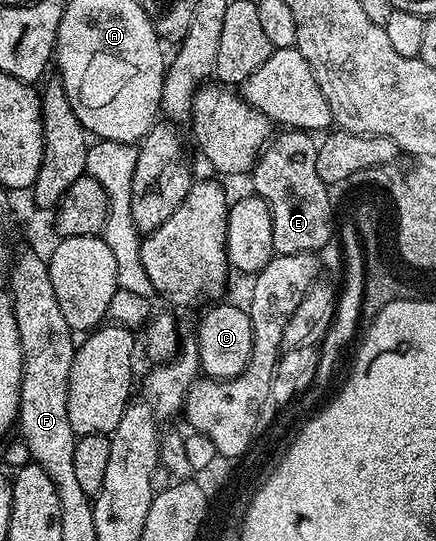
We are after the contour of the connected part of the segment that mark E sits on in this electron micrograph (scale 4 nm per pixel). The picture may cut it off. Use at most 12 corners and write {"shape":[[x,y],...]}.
{"shape":[[310,132],[280,133],[251,169],[278,255],[331,240]]}

